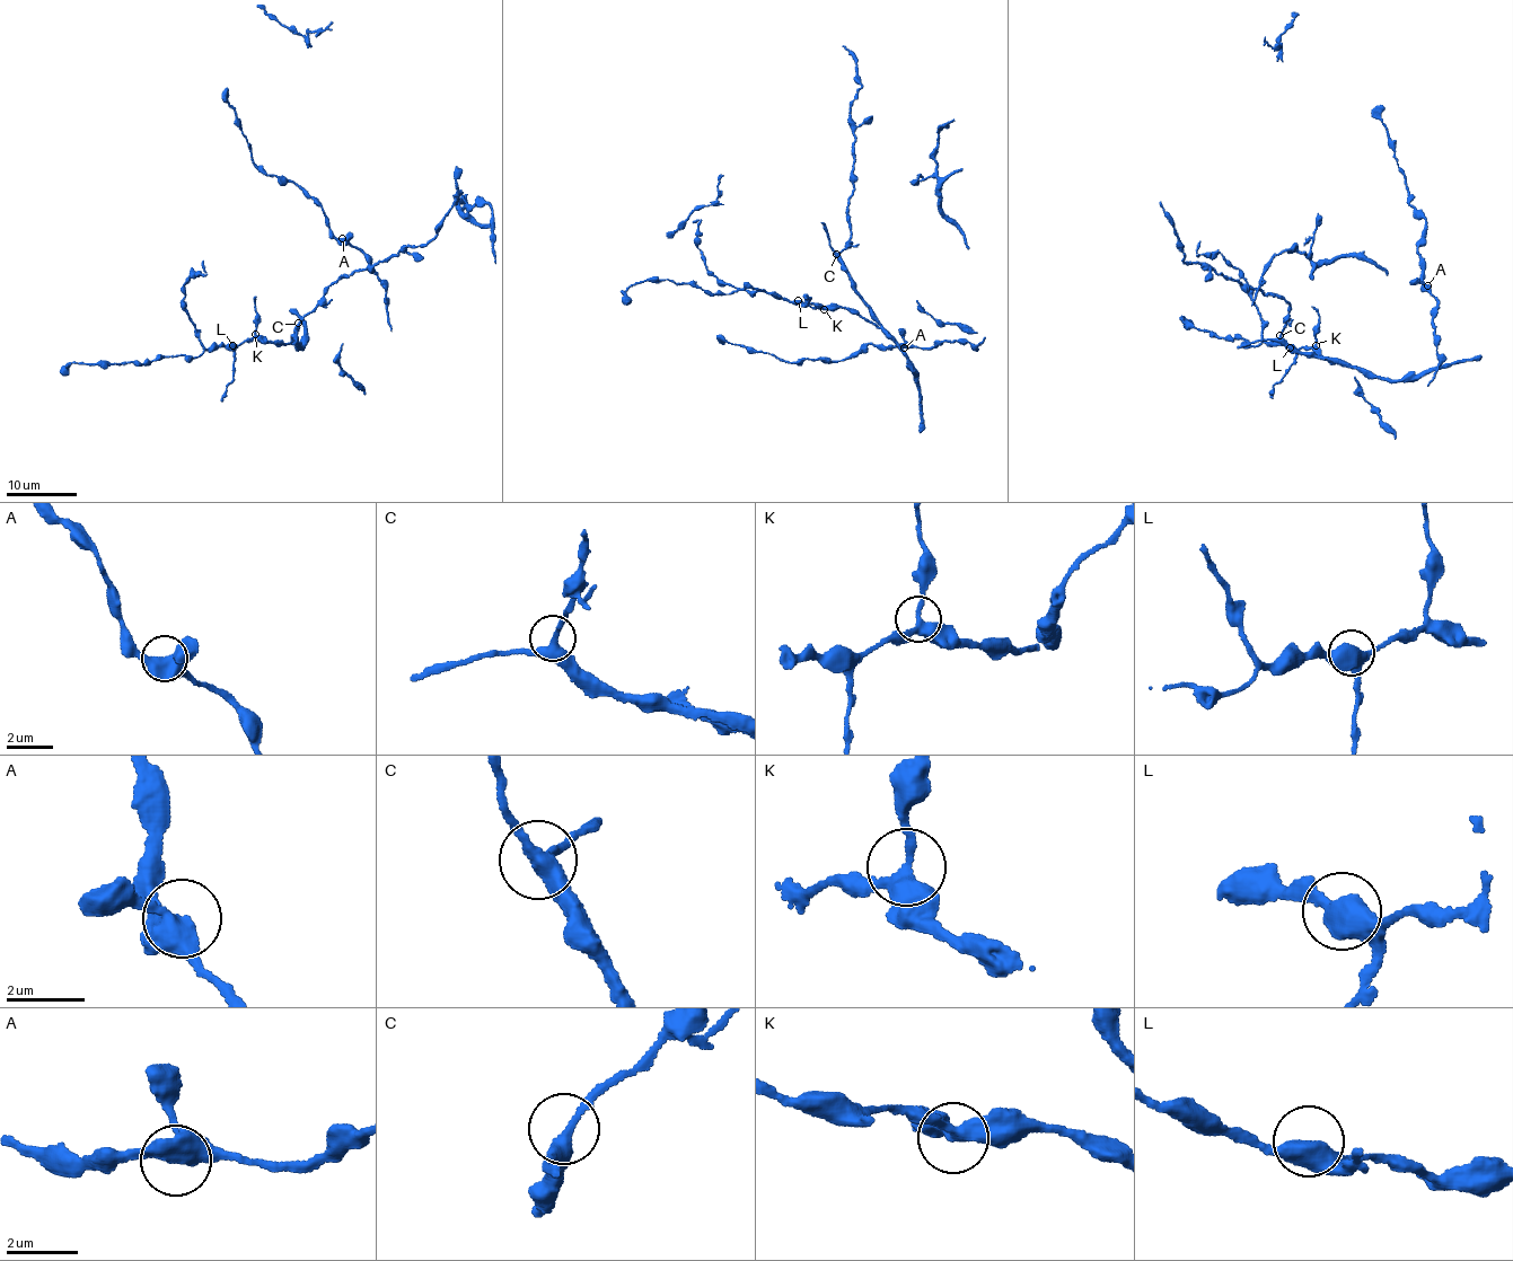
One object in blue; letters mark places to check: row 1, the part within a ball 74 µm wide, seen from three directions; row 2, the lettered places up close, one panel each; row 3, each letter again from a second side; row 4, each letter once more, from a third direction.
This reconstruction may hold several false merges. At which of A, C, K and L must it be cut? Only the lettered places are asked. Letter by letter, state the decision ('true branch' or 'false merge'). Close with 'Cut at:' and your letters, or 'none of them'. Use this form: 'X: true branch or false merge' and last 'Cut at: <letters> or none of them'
A: true branch
C: true branch
K: true branch
L: true branch
Cut at: none of them

